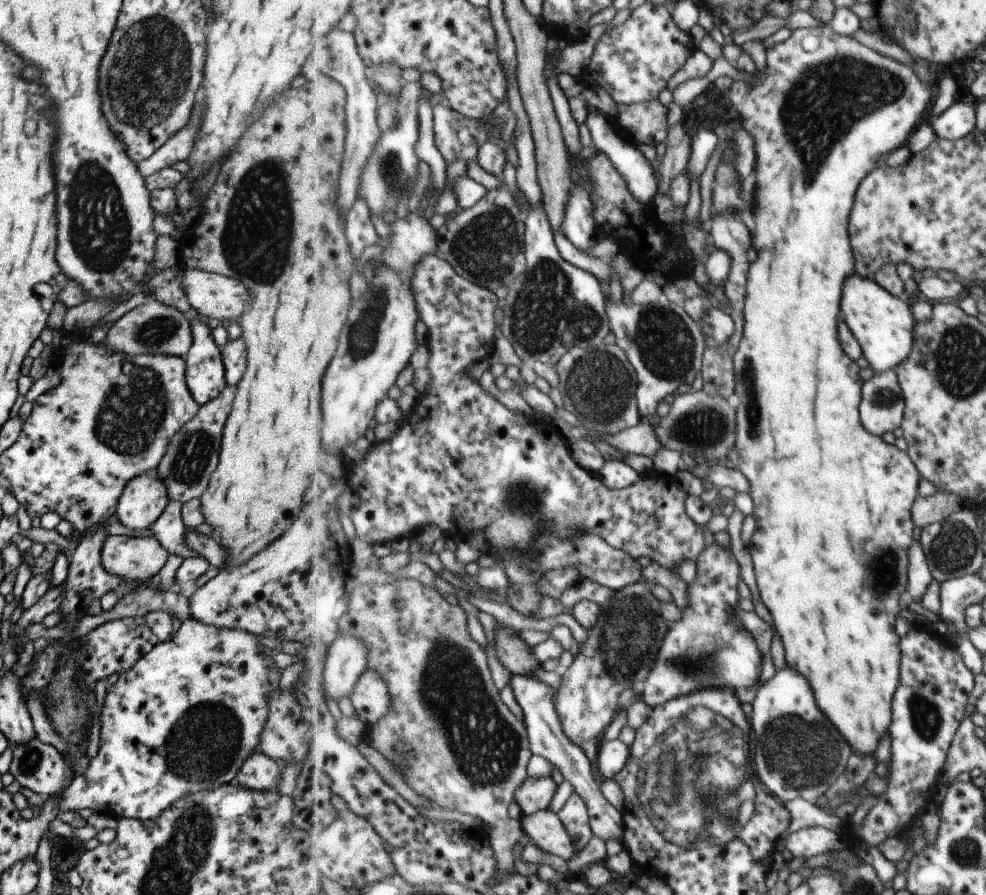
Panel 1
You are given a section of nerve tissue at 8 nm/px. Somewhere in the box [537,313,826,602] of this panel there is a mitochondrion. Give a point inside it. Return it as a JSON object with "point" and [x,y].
{"point":[599,384]}

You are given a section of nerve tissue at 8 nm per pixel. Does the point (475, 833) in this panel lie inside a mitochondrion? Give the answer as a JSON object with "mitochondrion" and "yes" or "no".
{"mitochondrion":"no"}

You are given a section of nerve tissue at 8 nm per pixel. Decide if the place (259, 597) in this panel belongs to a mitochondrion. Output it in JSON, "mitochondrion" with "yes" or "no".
{"mitochondrion":"no"}

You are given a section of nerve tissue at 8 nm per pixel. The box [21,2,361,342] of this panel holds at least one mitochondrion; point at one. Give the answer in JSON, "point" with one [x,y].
{"point":[152,71]}

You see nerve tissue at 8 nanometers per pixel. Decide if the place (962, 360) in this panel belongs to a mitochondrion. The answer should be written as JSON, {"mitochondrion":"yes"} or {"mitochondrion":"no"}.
{"mitochondrion":"yes"}

